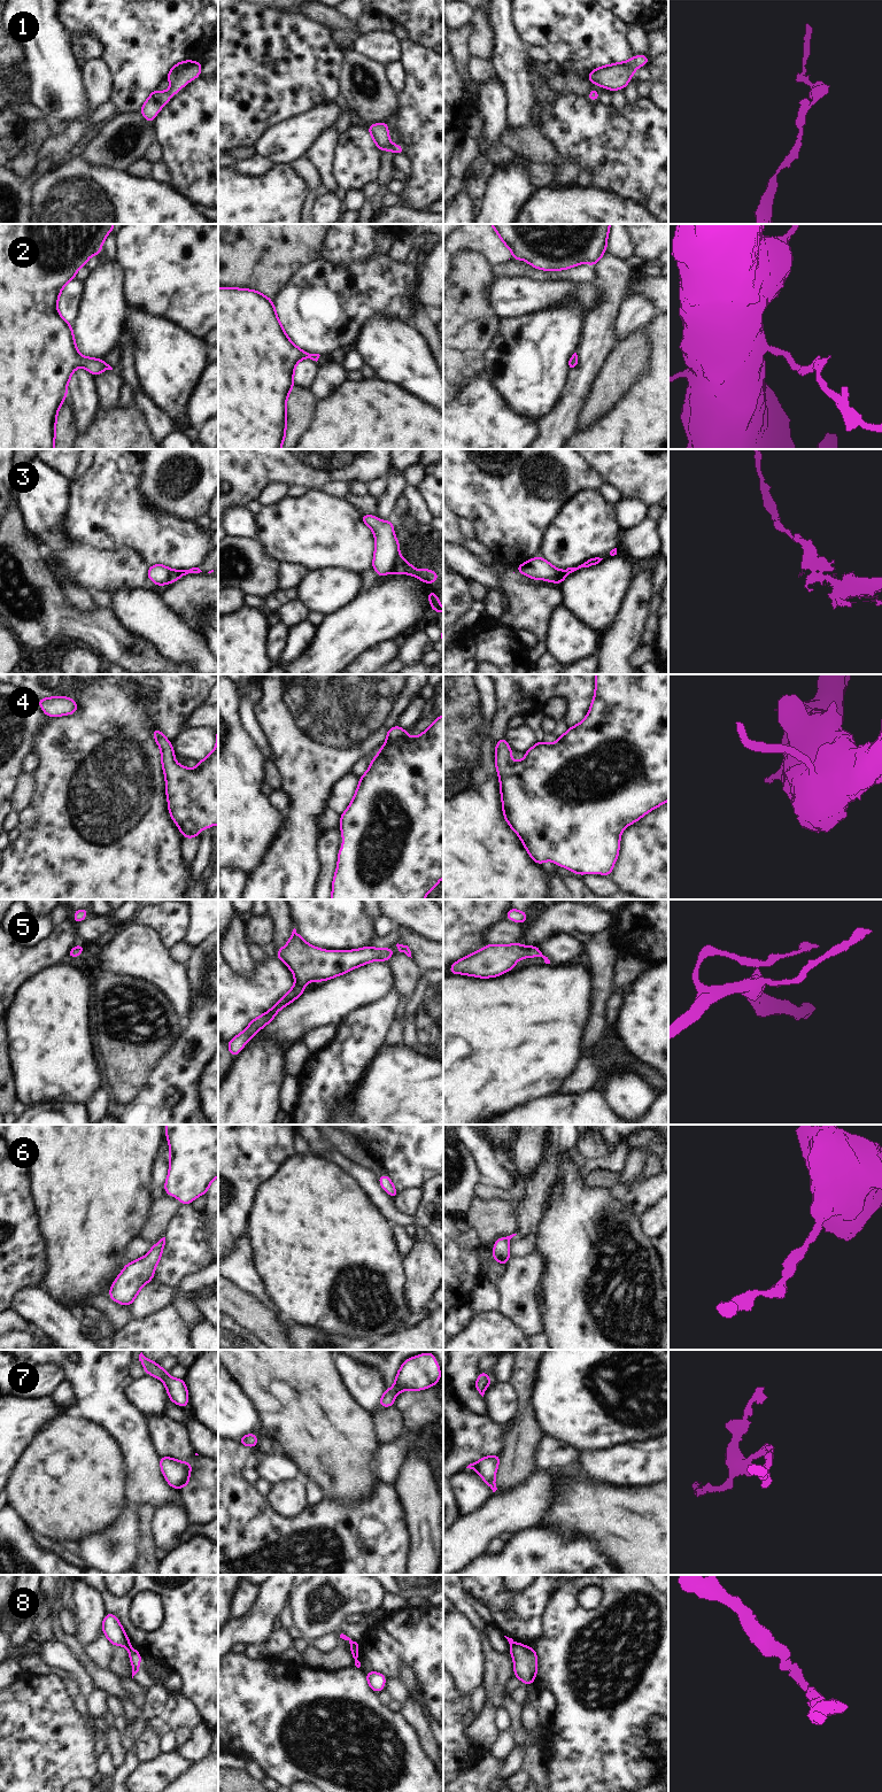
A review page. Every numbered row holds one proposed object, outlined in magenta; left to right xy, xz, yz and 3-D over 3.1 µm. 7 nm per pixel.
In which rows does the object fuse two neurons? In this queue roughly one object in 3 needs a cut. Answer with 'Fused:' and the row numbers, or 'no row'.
Fused: 3, 8

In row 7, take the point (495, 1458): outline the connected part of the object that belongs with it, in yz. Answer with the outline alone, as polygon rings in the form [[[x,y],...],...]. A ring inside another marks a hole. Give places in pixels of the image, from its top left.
[[[502,1454],[498,1455],[486,1455],[477,1462],[470,1463],[466,1468],[473,1469],[477,1474],[481,1476],[483,1482],[495,1492],[497,1490],[495,1483],[495,1475],[497,1467],[500,1466],[500,1459]]]

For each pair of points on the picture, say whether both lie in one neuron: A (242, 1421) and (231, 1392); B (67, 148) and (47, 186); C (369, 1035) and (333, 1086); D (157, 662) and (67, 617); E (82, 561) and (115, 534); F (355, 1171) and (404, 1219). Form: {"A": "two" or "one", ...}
{"A": "one", "B": "two", "C": "one", "D": "one", "E": "two", "F": "one"}

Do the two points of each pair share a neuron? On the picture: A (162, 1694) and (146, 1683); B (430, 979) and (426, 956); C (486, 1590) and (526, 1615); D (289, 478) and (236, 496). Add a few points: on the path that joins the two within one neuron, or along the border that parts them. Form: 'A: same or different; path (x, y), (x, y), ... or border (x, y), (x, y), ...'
A: different; border (155, 1683), (146, 1690)
B: different; border (423, 970), (431, 971)
C: same; path (496, 1596), (516, 1612)
D: same; path (276, 476), (256, 476), (249, 483)

